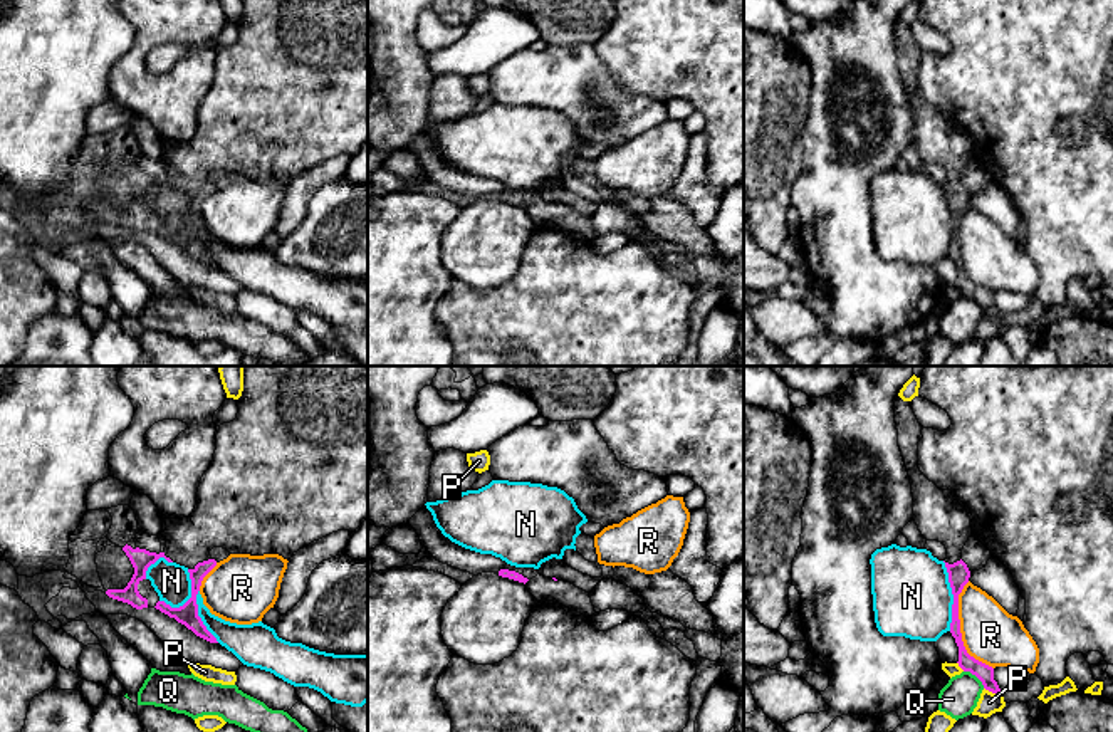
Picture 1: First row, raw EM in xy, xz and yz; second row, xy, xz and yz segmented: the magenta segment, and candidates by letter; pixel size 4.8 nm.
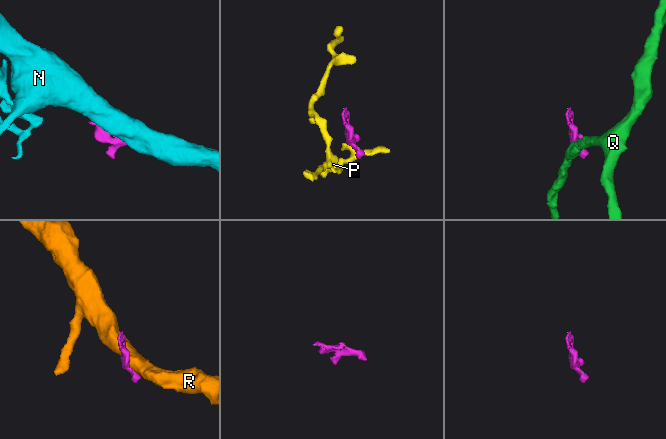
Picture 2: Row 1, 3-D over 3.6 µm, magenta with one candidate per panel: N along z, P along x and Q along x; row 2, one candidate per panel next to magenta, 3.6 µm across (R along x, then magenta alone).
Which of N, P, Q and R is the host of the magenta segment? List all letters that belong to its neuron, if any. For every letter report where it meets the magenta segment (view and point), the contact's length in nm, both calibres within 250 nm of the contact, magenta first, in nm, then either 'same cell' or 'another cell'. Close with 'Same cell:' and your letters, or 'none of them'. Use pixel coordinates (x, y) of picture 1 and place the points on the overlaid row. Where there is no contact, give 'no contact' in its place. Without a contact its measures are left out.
N: contact yz (954, 596); length 340 nm; calibres 100 and 380 nm; another cell
P: contact yz (992, 692); length 90 nm; calibres 80 and 100 nm; another cell
Q: contact yz (976, 675); length 130 nm; calibres 80 and 180 nm; another cell
R: contact yz (959, 630); length 440 nm; calibres 90 and 280 nm; another cell
Same cell: none of them

